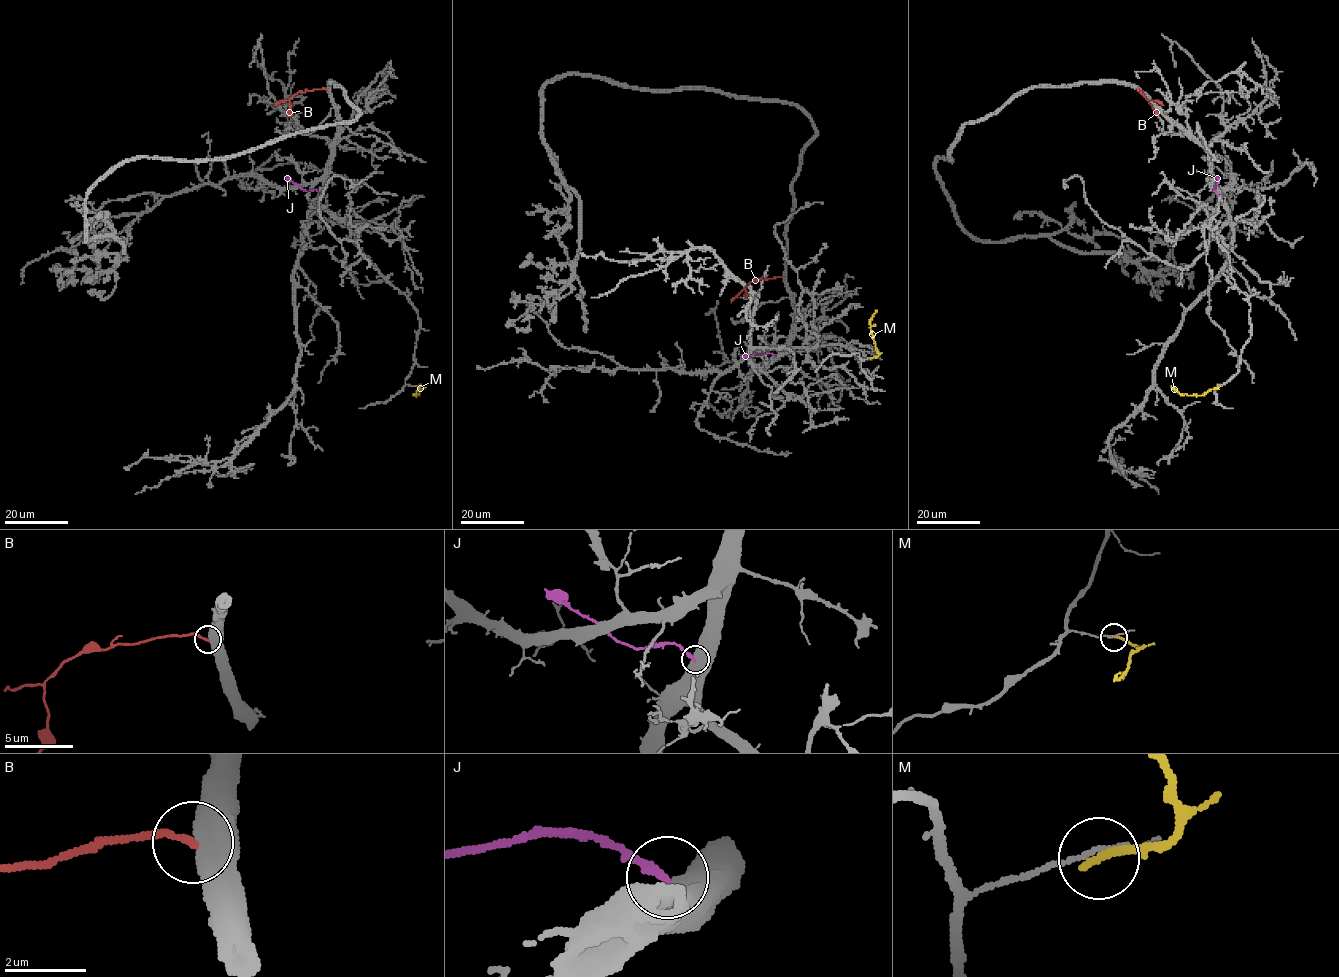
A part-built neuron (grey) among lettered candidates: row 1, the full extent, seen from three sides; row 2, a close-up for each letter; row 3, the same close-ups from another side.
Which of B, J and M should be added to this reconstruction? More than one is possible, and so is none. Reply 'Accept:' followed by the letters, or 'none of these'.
Accept: none of these

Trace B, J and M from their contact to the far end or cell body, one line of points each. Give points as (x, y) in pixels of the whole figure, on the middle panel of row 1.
B: (783, 277), (754, 279), (731, 302)
J: (776, 356), (771, 352), (741, 356)
M: (872, 358), (878, 356), (870, 319), (876, 310)

